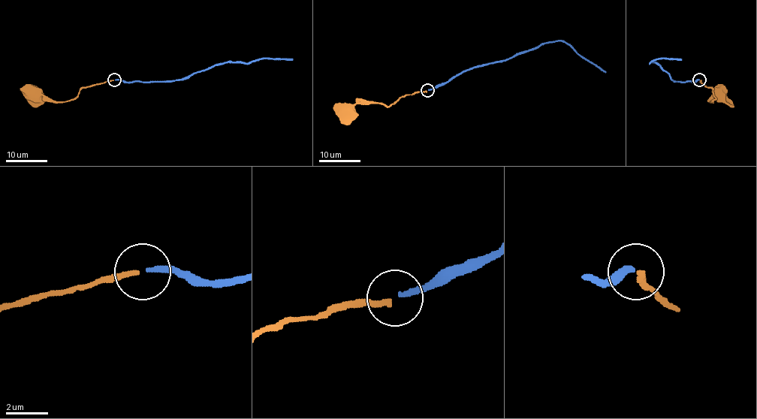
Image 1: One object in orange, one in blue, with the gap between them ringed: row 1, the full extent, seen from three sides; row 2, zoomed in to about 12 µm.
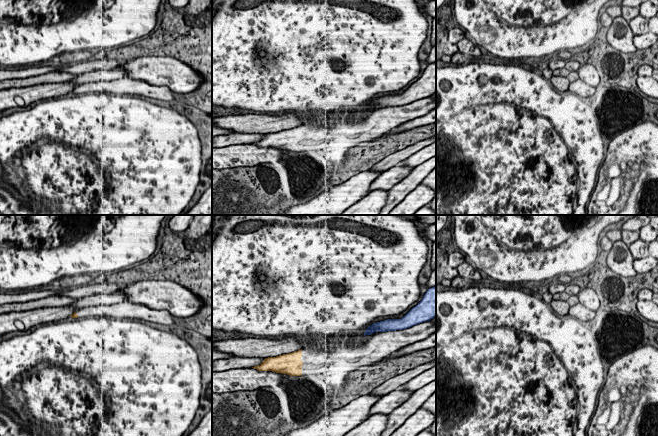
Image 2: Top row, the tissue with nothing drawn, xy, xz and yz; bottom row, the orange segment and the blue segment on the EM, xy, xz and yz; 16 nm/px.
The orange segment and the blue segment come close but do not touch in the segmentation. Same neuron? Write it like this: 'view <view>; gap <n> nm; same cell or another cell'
view xz; gap 1050 nm; another cell

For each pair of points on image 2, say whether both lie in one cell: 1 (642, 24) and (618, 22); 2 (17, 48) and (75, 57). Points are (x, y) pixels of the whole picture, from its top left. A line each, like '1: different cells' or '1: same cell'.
1: different cells
2: different cells

